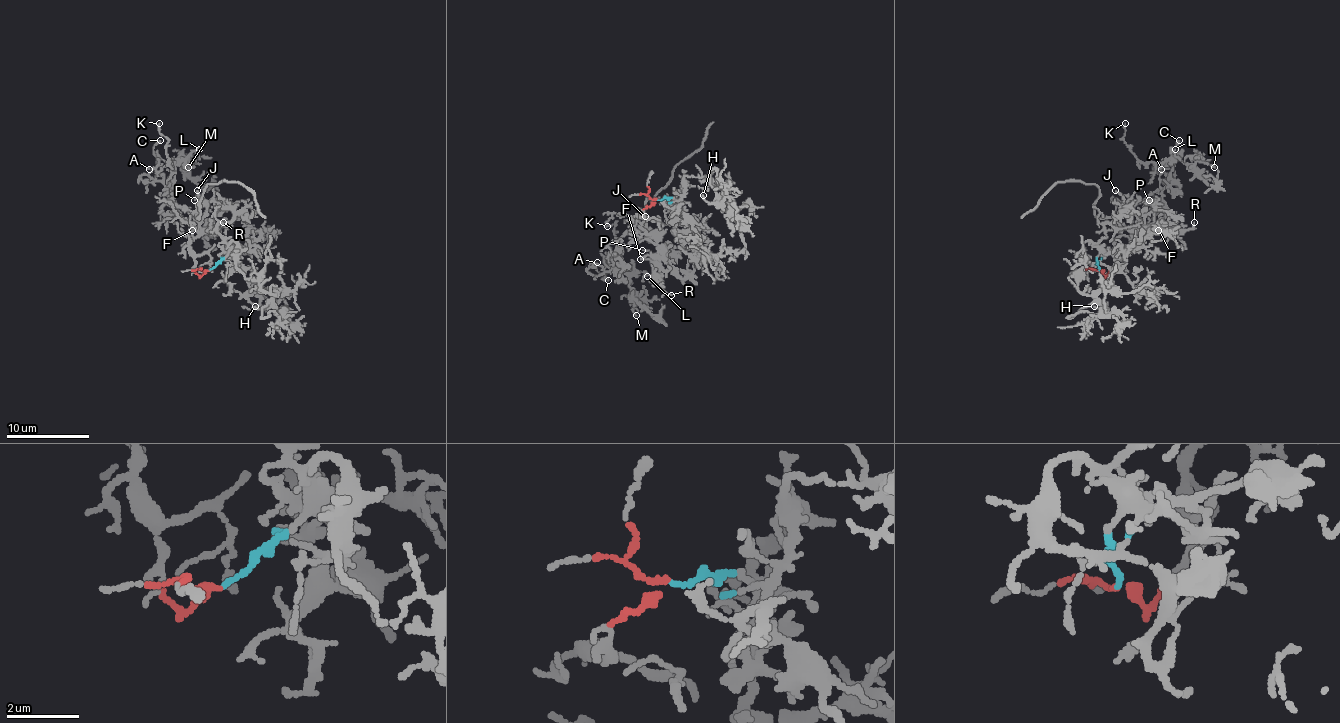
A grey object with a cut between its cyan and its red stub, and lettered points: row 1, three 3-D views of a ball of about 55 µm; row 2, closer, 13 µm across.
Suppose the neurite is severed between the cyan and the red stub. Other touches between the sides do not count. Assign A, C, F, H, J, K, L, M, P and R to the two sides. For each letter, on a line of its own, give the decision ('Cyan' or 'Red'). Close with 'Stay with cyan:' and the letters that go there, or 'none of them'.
A: Red
C: Red
F: Red
H: Cyan
J: Red
K: Red
L: Red
M: Red
P: Red
R: Red
Stay with cyan: H

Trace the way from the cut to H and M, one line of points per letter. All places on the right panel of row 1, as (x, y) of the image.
H: (1098, 269), (1100, 259), (1075, 265), (1077, 288), (1100, 309), (1094, 307)
M: (1098, 271), (1109, 271), (1121, 236), (1134, 238), (1148, 221), (1142, 209), (1161, 209), (1177, 161), (1215, 167)

